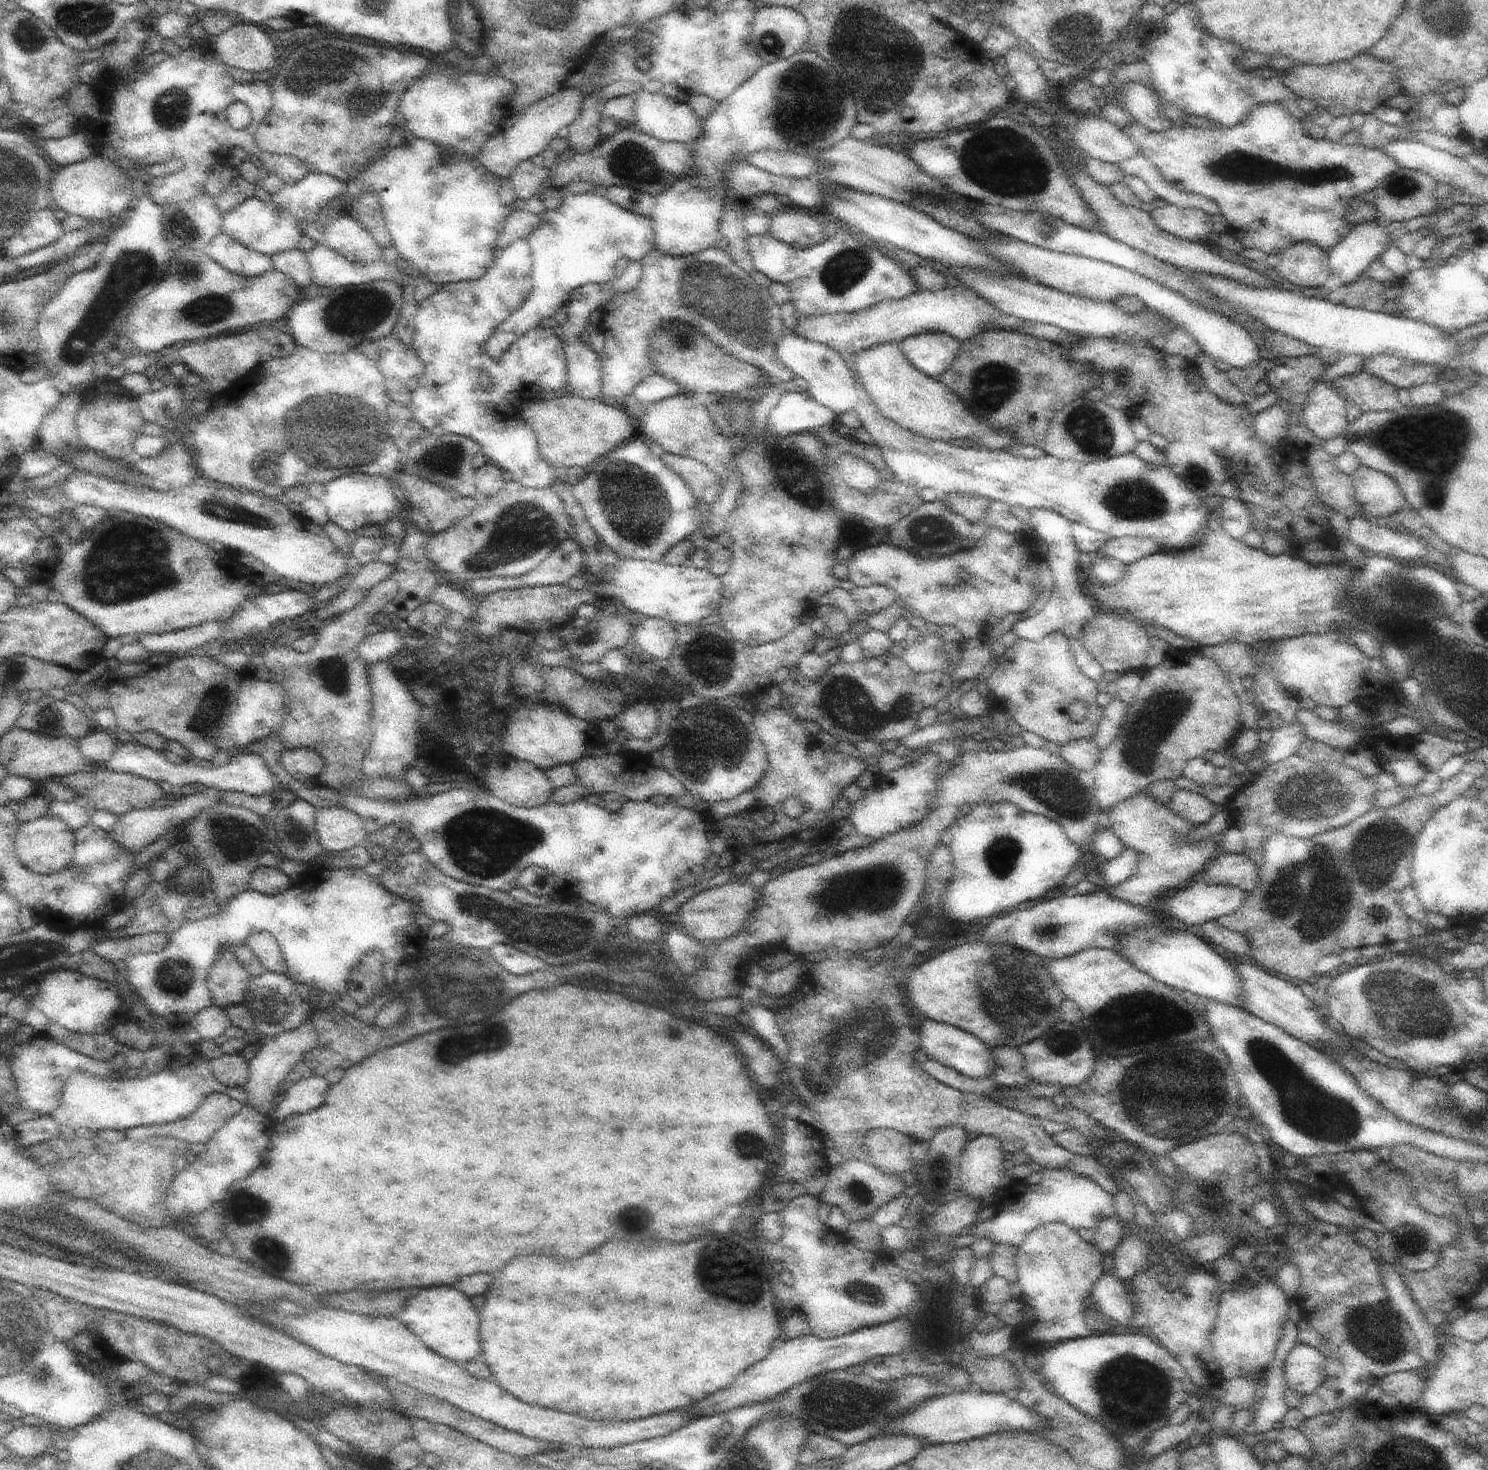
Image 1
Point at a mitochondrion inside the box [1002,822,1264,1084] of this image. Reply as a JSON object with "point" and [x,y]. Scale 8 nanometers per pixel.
{"point":[1142,1010]}

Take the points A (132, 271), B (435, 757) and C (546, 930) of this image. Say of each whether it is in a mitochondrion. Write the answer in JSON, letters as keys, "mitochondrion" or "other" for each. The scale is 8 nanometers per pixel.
{"A":"mitochondrion","B":"other","C":"mitochondrion"}

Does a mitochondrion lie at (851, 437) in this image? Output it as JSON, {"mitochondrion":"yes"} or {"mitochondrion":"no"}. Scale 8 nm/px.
{"mitochondrion":"no"}

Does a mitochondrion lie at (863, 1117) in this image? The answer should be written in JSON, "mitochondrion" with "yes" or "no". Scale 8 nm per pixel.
{"mitochondrion":"no"}

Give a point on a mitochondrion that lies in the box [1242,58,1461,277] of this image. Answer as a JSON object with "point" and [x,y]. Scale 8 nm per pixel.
{"point":[1406,185]}

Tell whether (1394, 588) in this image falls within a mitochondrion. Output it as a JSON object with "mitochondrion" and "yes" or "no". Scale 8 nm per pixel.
{"mitochondrion":"yes"}

